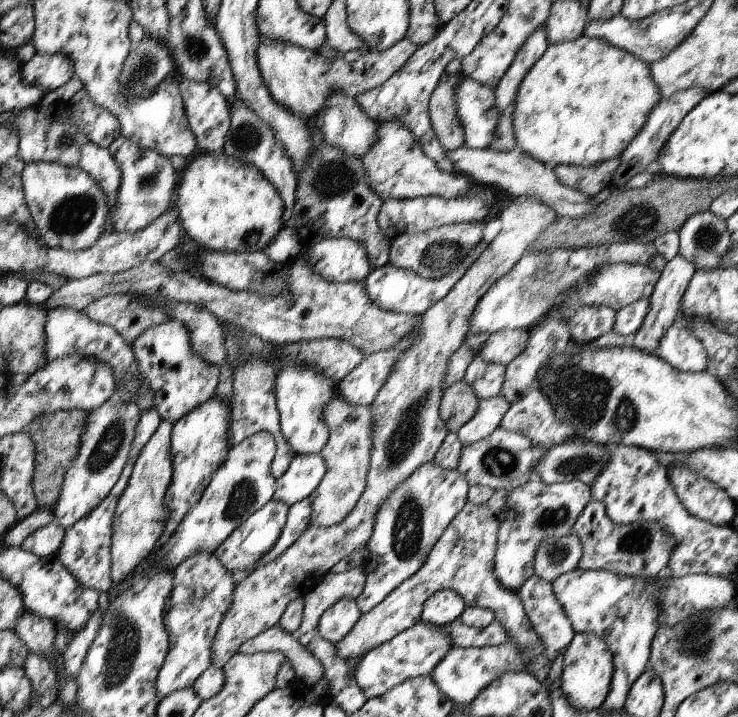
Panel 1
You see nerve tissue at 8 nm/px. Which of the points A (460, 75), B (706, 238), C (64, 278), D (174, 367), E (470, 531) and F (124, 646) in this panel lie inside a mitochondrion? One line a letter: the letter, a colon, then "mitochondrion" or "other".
A: other
B: mitochondrion
C: other
D: other
E: other
F: mitochondrion

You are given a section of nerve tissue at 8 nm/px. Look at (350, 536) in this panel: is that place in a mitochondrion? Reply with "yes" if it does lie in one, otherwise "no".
no

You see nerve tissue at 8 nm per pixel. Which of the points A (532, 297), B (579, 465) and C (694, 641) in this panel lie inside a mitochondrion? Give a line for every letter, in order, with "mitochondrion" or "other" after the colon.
A: mitochondrion
B: mitochondrion
C: mitochondrion

